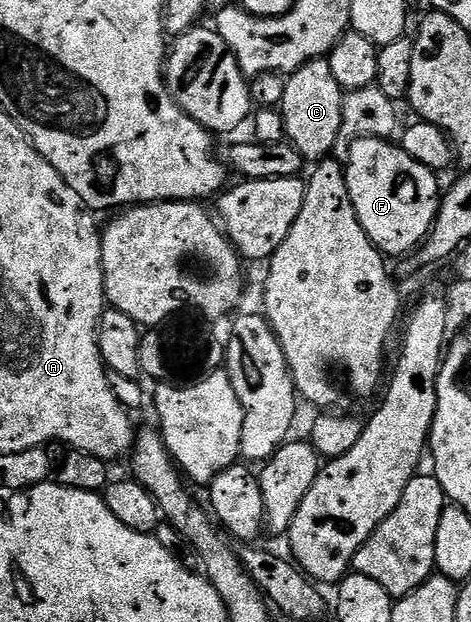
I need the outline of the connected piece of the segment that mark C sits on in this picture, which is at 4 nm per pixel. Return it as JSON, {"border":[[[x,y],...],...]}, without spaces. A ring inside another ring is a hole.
{"border":[[[328,59],[309,60],[301,68],[288,73],[279,111],[285,123],[286,137],[301,155],[302,161],[323,160],[333,152],[341,129],[342,95],[343,89],[339,82],[335,82]]]}

